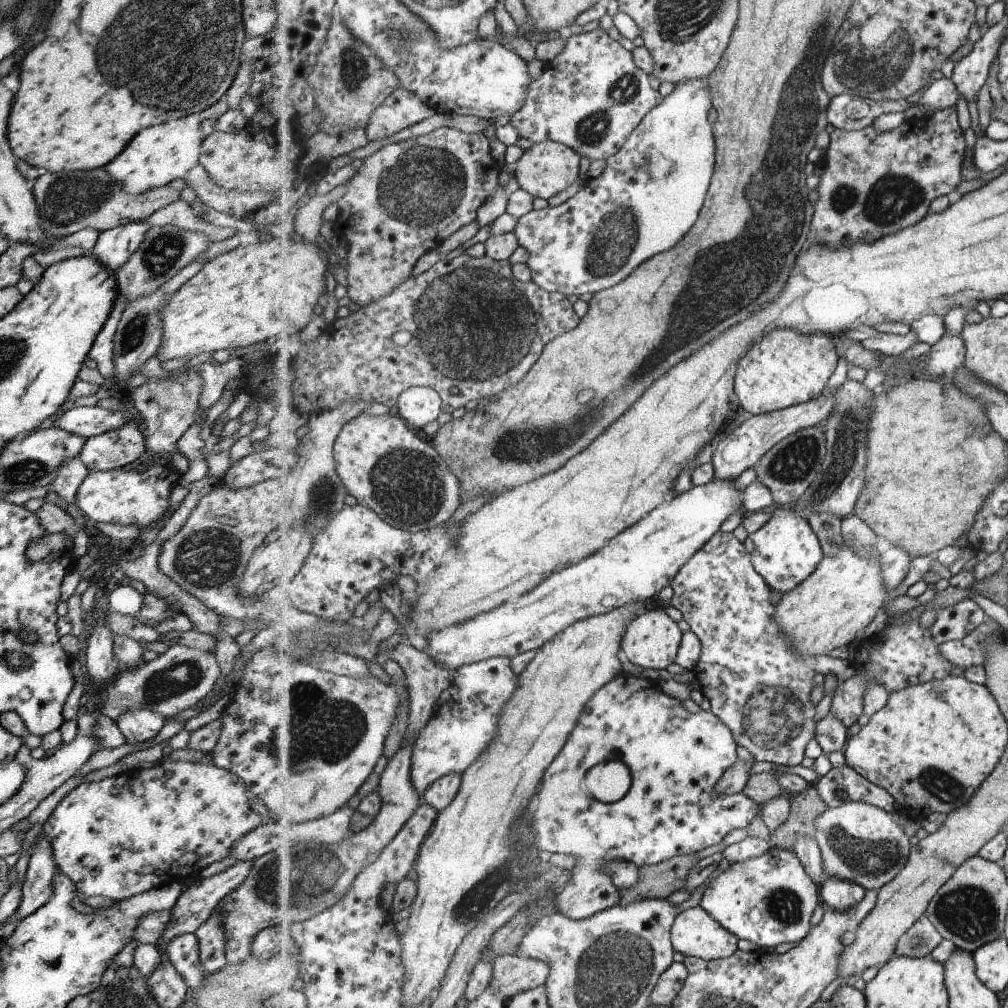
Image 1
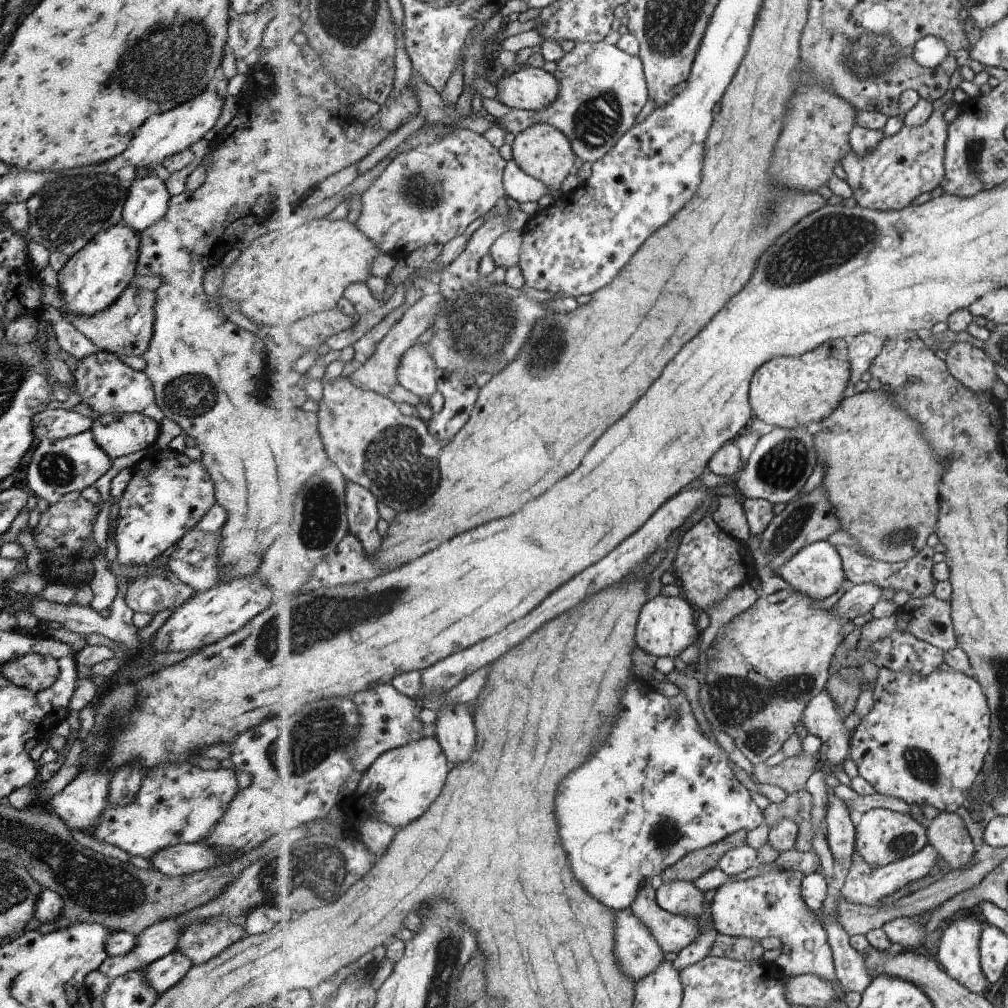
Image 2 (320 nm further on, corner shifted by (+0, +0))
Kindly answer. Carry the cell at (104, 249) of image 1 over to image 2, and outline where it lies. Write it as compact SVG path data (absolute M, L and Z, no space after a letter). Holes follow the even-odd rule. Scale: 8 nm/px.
M138 171L135 174L135 178L127 183L126 197L122 202L120 218L127 226L130 226L136 233L139 233L165 214L170 197L164 182L157 175Z

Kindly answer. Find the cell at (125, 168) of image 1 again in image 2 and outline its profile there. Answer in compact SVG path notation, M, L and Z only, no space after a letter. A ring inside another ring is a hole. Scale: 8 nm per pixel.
M210 85L193 98L179 103L173 108L148 116L143 124L134 131L127 148L108 164L106 172L113 175L119 168L126 165L133 166L137 171L148 172L165 157L189 149L191 144L200 139L217 122L223 101L224 99L217 95L213 85Z

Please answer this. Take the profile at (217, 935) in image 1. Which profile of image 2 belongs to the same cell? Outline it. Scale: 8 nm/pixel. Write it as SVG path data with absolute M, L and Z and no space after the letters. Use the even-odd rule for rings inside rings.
M173 950L149 963L142 970L142 977L145 984L160 995L179 982L191 967L192 962L187 957Z

